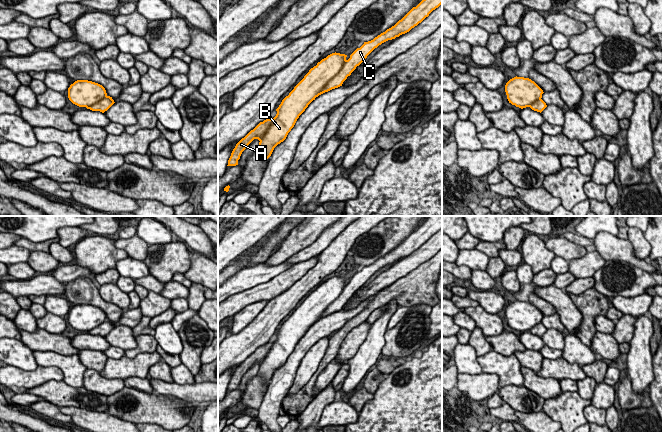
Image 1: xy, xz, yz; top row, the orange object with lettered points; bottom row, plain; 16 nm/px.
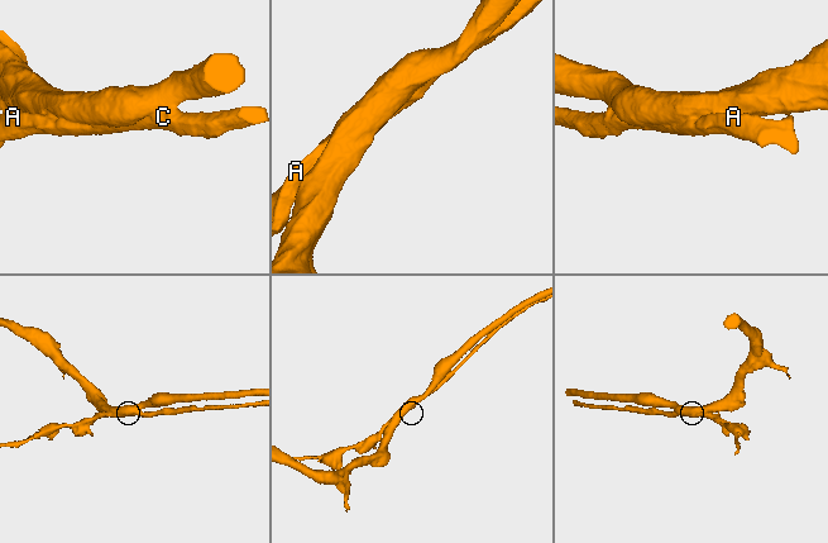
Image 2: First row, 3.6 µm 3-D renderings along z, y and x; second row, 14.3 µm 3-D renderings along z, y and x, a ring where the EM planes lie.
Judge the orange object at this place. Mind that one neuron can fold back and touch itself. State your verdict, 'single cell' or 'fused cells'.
fused cells

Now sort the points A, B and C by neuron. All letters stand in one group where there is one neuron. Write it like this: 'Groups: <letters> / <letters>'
Groups: A C / B

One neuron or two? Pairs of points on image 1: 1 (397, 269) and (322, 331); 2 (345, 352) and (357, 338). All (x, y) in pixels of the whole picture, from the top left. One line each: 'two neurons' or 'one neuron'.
1: two neurons
2: one neuron

